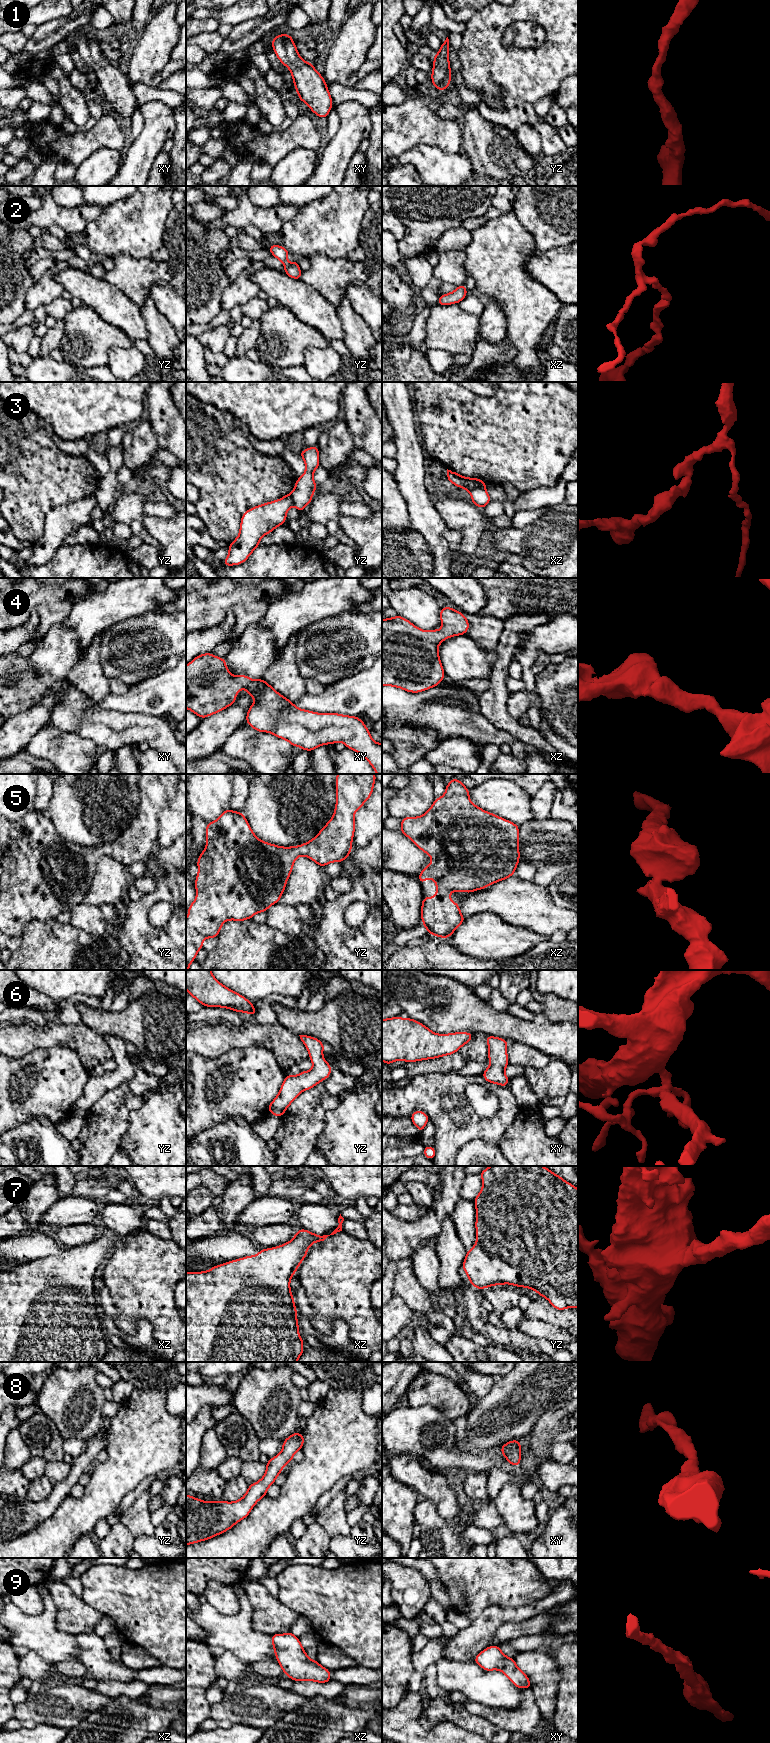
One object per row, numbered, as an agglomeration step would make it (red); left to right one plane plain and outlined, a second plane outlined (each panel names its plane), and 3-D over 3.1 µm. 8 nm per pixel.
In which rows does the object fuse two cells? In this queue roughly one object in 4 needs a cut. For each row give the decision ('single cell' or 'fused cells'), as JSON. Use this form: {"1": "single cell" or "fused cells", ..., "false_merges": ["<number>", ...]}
{"1": "single cell", "2": "single cell", "3": "fused cells", "4": "single cell", "5": "single cell", "6": "single cell", "7": "single cell", "8": "single cell", "9": "single cell", "false_merges": ["3"]}

